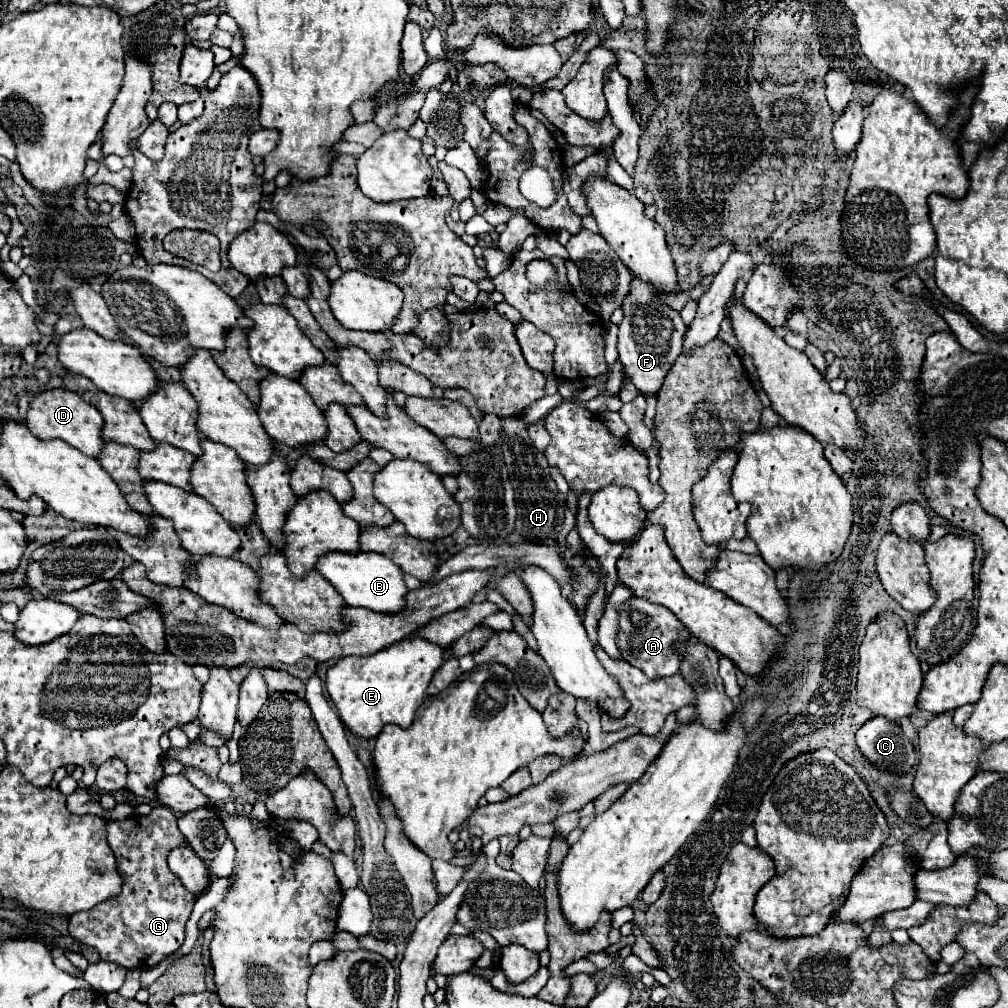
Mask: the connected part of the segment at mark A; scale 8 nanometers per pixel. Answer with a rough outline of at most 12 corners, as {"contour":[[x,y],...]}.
{"contour":[[634,597],[620,609],[620,655],[650,679],[678,673],[676,615]]}

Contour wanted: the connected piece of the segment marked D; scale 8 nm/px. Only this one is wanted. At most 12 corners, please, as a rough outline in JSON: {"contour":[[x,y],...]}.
{"contour":[[78,393],[34,395],[26,425],[88,457],[104,443],[102,415]]}

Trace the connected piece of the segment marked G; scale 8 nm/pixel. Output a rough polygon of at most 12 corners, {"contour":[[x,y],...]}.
{"contour":[[176,815],[108,821],[122,893],[72,915],[104,961],[150,969],[194,907],[166,863]]}

